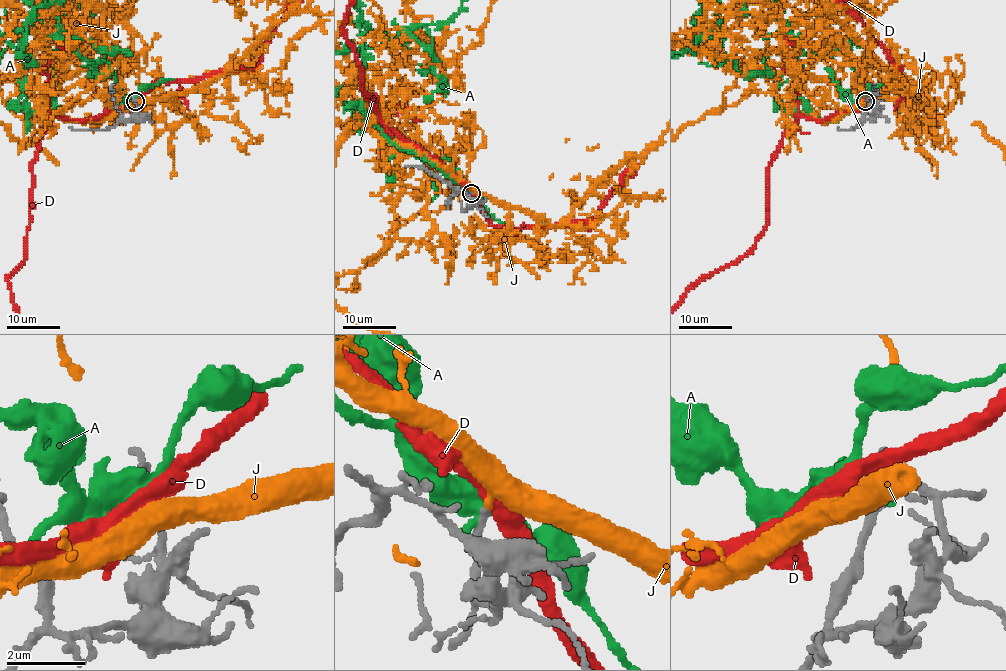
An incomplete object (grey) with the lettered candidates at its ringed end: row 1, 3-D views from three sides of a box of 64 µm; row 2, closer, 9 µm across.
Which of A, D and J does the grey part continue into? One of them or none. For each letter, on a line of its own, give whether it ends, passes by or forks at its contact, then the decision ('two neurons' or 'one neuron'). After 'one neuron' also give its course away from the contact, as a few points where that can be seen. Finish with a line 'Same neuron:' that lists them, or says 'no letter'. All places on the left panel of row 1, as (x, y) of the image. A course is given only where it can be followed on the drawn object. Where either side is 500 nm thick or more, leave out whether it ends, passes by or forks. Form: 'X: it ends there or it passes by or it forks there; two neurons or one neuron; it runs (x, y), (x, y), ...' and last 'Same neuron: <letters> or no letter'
A: it passes by; two neurons
D: it passes by; two neurons
J: it passes by; one neuron
Same neuron: J

